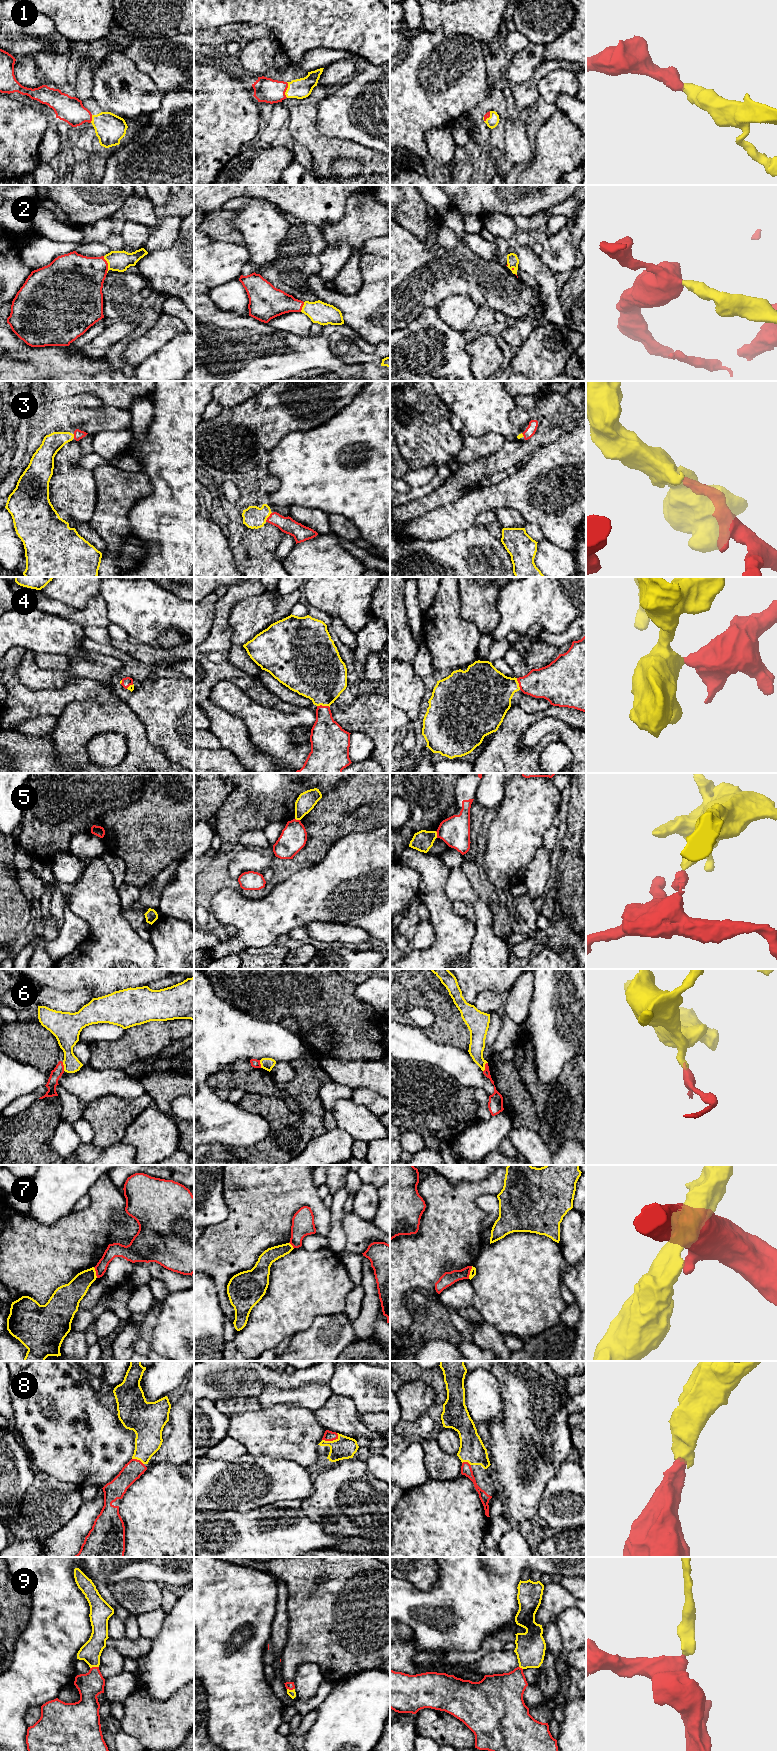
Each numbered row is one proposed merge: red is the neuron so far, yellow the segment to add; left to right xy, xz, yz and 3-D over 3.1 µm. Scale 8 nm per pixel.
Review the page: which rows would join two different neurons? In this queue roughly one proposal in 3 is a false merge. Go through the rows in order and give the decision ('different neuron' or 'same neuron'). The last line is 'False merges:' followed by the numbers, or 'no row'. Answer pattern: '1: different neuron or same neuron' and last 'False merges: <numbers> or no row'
1: same neuron
2: same neuron
3: same neuron
4: same neuron
5: different neuron
6: different neuron
7: different neuron
8: same neuron
9: same neuron
False merges: 5, 6, 7

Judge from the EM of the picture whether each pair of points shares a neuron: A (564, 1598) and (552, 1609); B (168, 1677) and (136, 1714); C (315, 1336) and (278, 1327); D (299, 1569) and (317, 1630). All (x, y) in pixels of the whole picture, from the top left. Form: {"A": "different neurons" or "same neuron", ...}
{"A": "same neuron", "B": "different neurons", "C": "different neurons", "D": "same neuron"}

